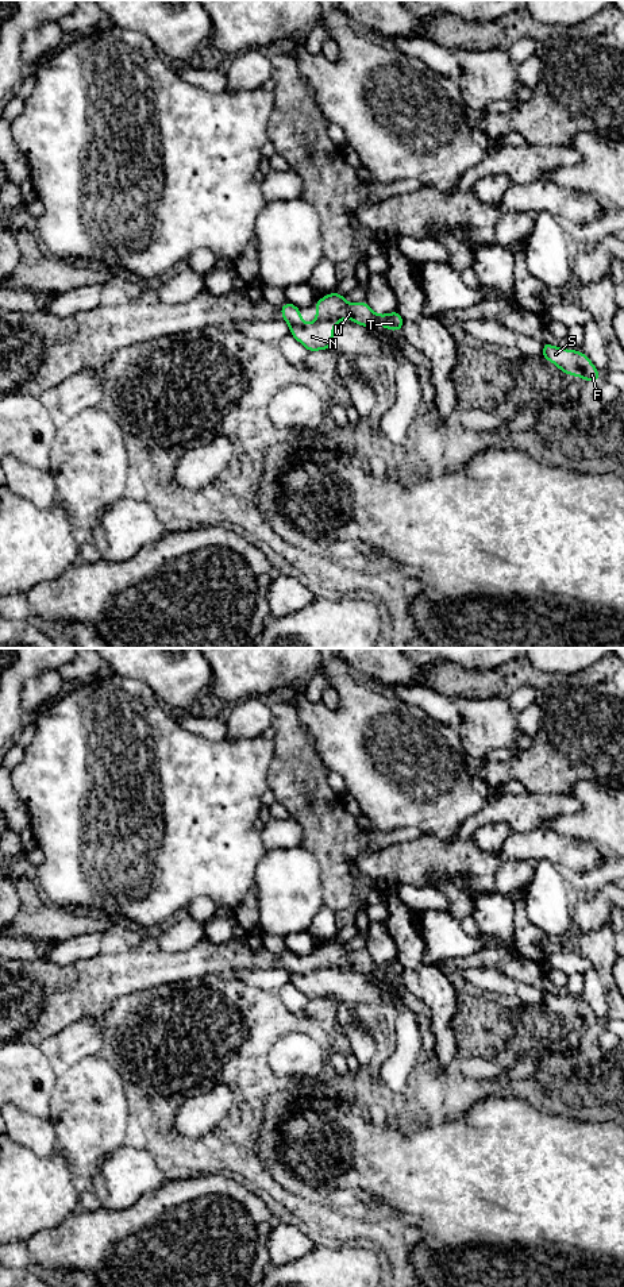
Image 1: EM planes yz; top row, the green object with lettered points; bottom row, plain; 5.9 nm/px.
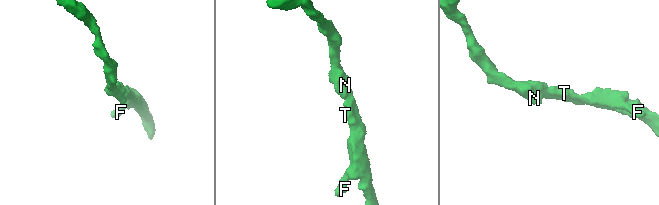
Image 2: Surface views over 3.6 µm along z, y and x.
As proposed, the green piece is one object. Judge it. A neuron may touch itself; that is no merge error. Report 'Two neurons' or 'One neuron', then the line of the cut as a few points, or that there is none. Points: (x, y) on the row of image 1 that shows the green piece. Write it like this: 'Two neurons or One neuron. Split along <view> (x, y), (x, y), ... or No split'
Two neurons. Split along yz (318, 319), (335, 322)

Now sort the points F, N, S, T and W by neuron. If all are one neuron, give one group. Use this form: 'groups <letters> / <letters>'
groups F S T W / N

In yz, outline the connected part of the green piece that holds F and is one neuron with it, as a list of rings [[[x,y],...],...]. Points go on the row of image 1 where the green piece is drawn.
[[[543,343],[542,357],[561,369],[562,373],[581,377],[586,381],[597,382],[601,375],[590,359],[581,351],[554,347]]]

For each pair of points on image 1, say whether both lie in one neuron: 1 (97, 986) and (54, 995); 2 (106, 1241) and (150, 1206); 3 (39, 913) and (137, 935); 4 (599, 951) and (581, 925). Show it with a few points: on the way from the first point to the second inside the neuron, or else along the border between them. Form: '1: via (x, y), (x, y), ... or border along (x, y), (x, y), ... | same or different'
1: via (87, 986), (65, 994) | same
2: via (116, 1237), (139, 1217) | same
3: via (64, 924), (112, 925) | same
4: border along (608, 923), (574, 935) | different

